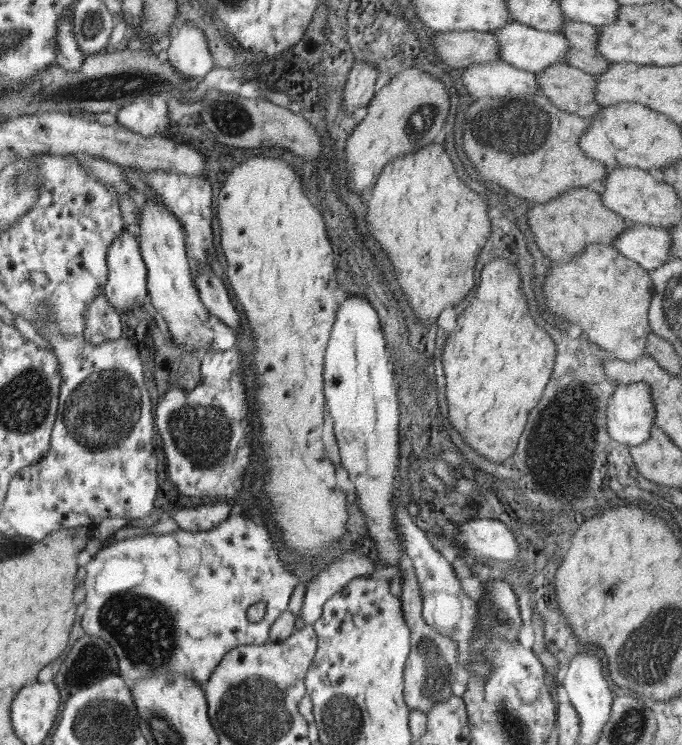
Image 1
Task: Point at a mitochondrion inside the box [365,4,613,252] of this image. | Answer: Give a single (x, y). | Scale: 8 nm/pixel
(525, 124)

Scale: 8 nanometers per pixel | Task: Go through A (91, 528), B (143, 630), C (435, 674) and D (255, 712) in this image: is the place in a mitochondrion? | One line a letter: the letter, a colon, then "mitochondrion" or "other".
A: other
B: mitochondrion
C: mitochondrion
D: mitochondrion

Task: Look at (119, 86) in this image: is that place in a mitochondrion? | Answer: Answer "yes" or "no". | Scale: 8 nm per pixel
yes

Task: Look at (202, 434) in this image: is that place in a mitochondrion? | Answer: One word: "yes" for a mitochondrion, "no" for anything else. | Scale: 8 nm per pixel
yes

